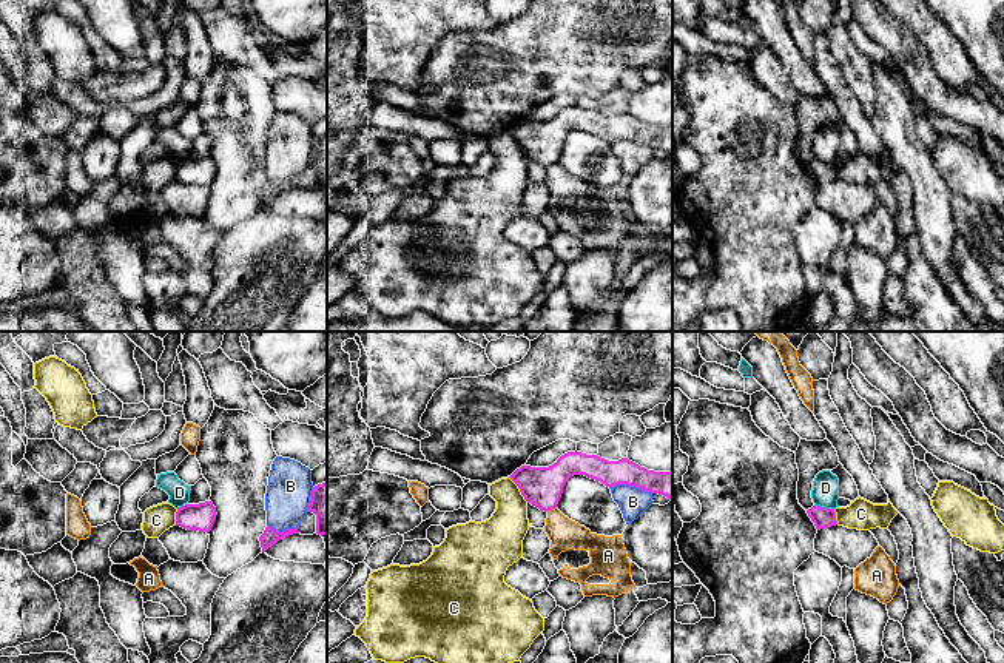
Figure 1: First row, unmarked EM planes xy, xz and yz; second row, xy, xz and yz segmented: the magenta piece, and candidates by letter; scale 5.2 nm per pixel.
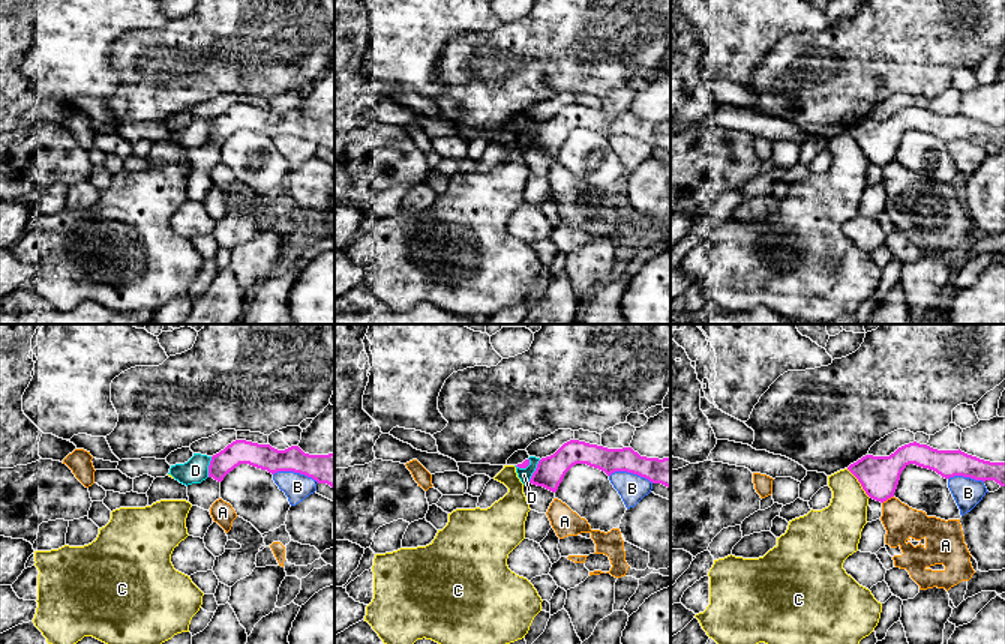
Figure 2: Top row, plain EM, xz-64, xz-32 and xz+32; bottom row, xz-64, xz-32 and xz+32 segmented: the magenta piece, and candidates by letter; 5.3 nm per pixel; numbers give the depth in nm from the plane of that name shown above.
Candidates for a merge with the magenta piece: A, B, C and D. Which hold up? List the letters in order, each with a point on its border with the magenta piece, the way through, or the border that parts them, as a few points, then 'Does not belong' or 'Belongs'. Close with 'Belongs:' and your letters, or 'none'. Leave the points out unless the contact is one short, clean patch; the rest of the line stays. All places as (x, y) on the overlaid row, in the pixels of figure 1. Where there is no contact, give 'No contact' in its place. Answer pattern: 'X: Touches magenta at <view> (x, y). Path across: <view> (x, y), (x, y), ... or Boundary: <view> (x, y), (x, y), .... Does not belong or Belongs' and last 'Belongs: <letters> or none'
A: Touches magenta at xz (551, 509). Boundary: xz (555, 506), (548, 512). Does not belong
B: Touches magenta at xz (631, 484). Boundary: xz (609, 487), (631, 484), (651, 494). Does not belong
C: Touches magenta at xz (518, 487). Boundary: xz (508, 477), (528, 501). Does not belong
D: Touches magenta at yz (824, 508). Boundary: yz (815, 504), (833, 509). Does not belong
Belongs: none

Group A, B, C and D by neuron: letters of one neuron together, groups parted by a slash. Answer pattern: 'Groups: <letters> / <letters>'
Groups: A / B / C / D

